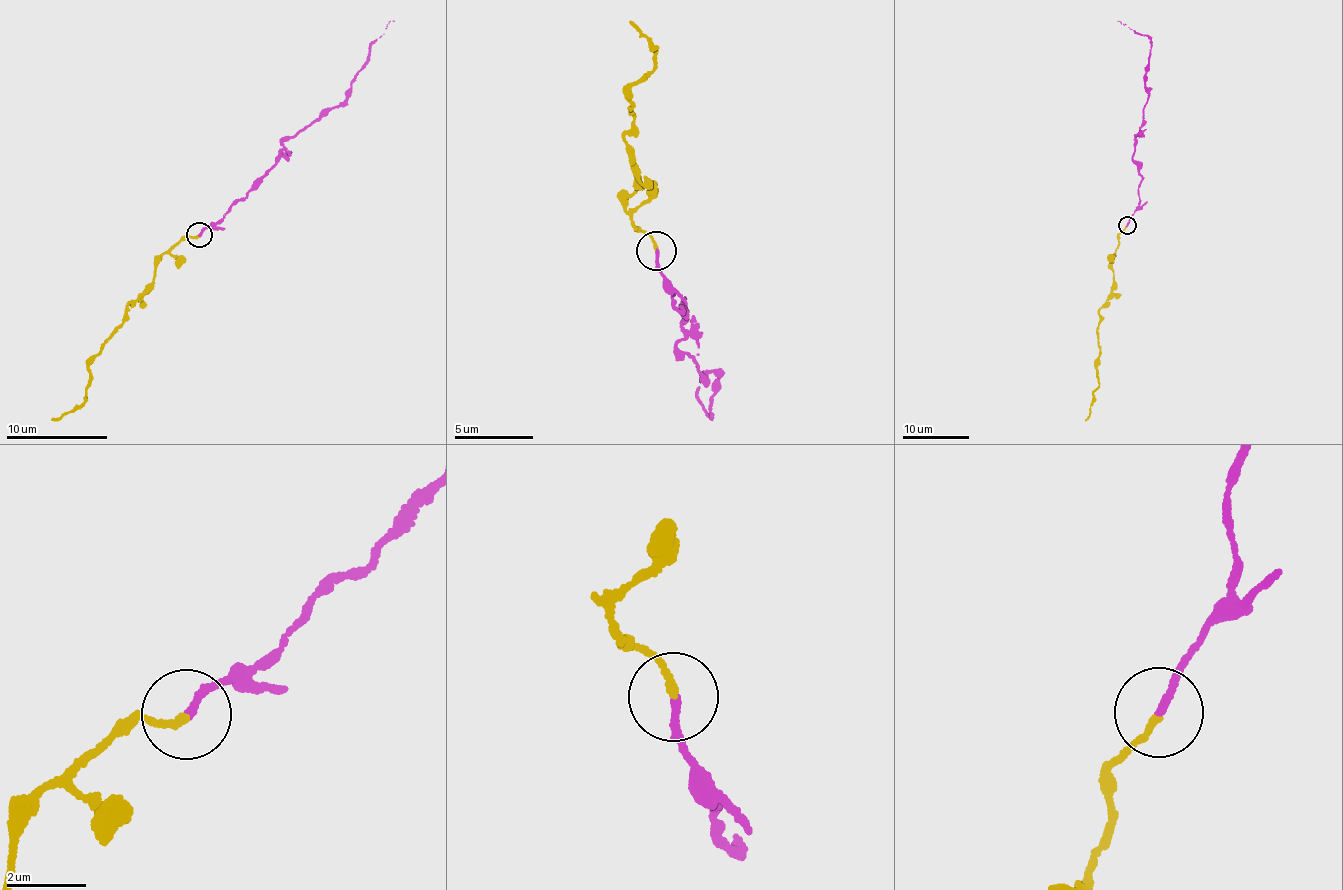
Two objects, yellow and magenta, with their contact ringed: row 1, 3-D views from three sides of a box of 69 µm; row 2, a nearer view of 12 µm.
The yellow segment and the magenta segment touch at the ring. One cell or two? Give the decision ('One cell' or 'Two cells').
One cell

